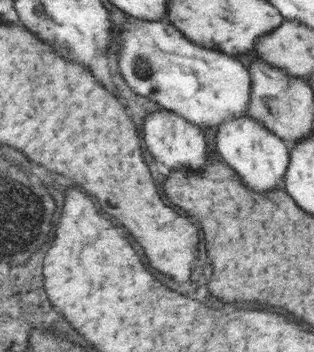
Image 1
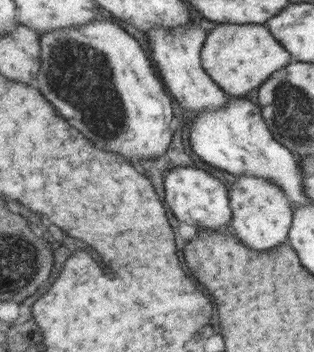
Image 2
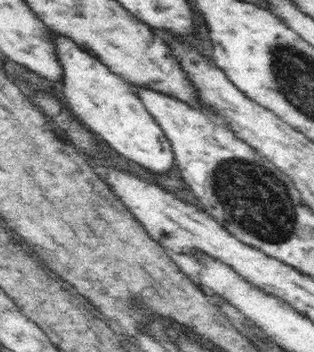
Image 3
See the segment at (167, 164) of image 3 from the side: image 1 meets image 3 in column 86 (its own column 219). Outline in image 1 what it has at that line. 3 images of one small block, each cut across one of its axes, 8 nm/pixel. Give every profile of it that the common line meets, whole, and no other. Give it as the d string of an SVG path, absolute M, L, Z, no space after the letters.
M127 16L127 20L119 34L117 66L135 94L153 100L161 110L183 116L203 130L209 126L219 128L225 120L247 116L253 80L241 62L221 52L195 46L195 42L189 42L169 22L133 20L133 16Z

